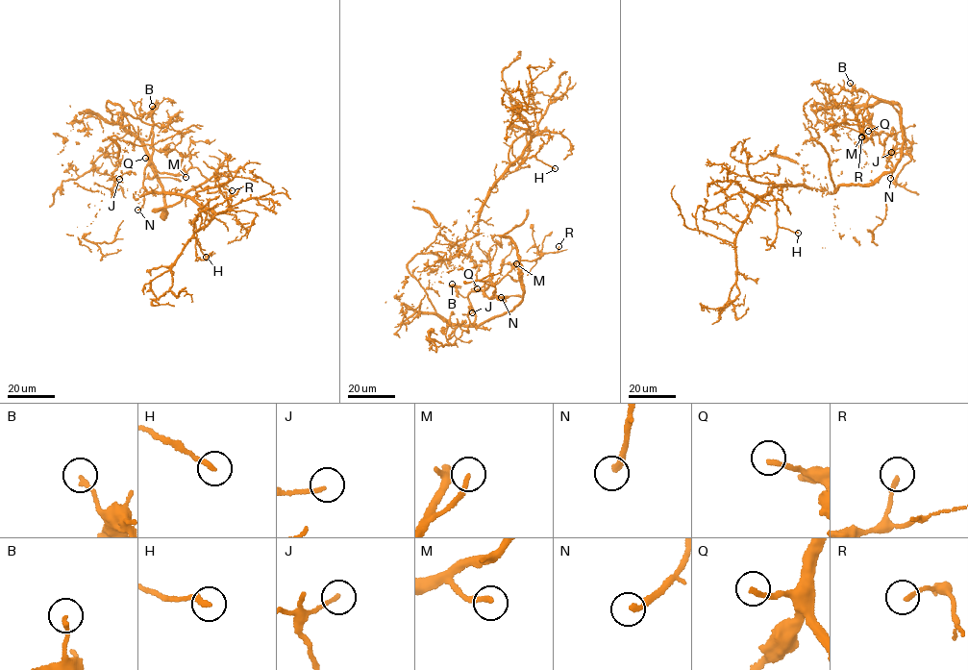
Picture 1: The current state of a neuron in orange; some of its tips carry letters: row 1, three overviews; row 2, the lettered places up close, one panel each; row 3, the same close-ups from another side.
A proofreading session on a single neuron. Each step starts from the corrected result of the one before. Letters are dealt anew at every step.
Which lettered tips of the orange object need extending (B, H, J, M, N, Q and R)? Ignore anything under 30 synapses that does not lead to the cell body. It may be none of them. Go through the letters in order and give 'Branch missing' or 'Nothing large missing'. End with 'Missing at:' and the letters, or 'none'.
B: Nothing large missing
H: Nothing large missing
J: Nothing large missing
M: Branch missing
N: Branch missing
Q: Branch missing
R: Nothing large missing
Missing at: M, N, Q

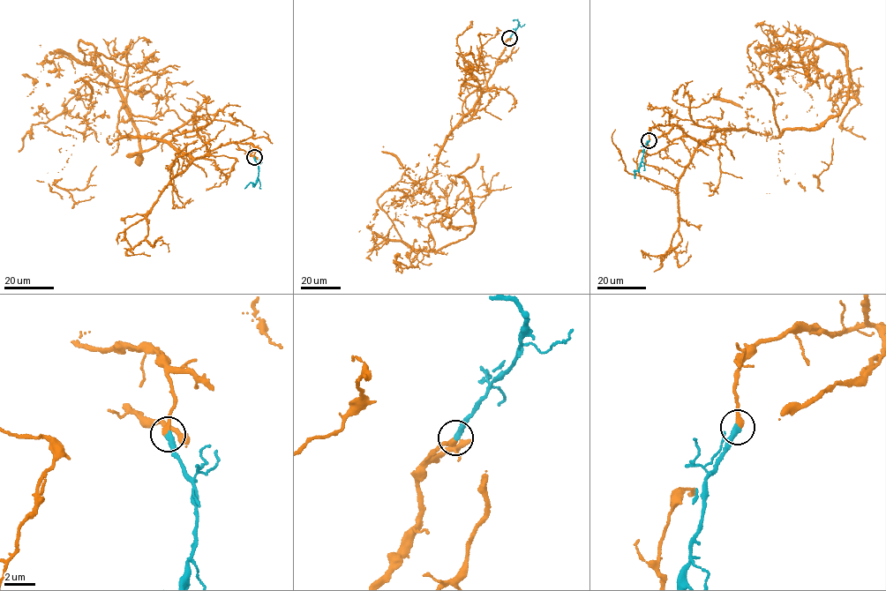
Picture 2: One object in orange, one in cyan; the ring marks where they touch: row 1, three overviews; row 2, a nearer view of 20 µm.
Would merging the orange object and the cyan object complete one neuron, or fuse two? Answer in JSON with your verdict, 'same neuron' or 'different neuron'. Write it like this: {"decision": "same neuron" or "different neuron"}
{"decision": "same neuron"}

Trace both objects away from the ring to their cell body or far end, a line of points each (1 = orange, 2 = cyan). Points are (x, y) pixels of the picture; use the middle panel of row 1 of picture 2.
1: (509, 38), (437, 165), (473, 229), (416, 250), (377, 198), (434, 165), (401, 165), (450, 225)
2: (509, 38), (520, 24), (513, 20)

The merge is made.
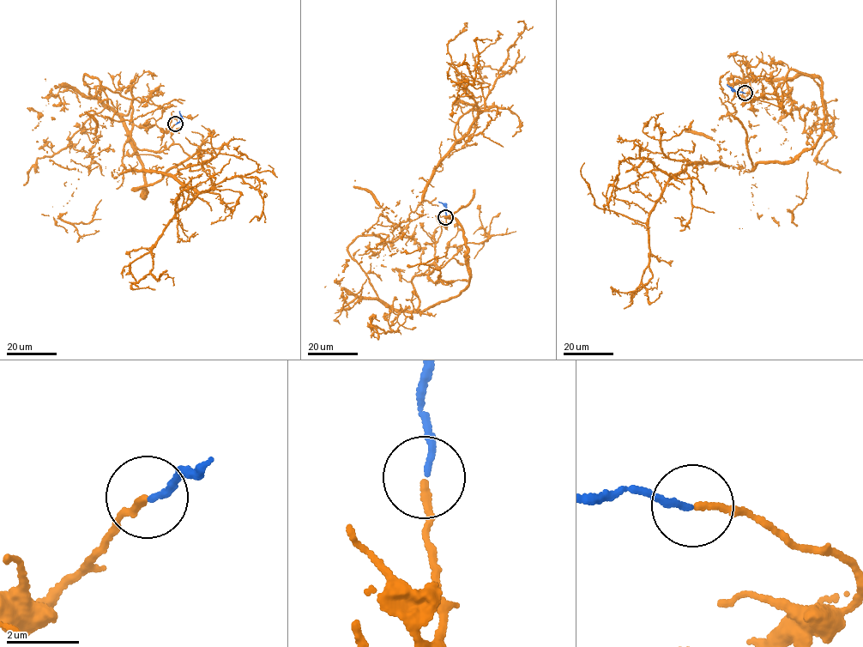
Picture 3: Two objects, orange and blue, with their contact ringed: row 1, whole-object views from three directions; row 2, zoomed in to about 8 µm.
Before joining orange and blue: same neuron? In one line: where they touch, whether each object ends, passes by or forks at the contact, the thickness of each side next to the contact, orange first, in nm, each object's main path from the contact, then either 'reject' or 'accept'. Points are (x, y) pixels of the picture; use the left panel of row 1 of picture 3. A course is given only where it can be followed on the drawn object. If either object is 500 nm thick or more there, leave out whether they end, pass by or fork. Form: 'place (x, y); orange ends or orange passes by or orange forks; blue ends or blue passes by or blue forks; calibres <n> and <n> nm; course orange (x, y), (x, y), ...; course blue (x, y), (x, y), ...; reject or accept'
place (175, 123); orange ends; blue ends; calibres 180 and 170 nm; course orange (175, 123), (138, 127), (84, 75), (159, 106), (105, 118), (57, 225), (101, 199); course blue (175, 123), (181, 117), (179, 111); accept

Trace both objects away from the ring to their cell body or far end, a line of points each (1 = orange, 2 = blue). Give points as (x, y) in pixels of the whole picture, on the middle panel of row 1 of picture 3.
1: (445, 217), (413, 311), (347, 246), (395, 241), (419, 204), (398, 224), (378, 204), (438, 279)
2: (445, 217), (446, 207), (438, 202)

